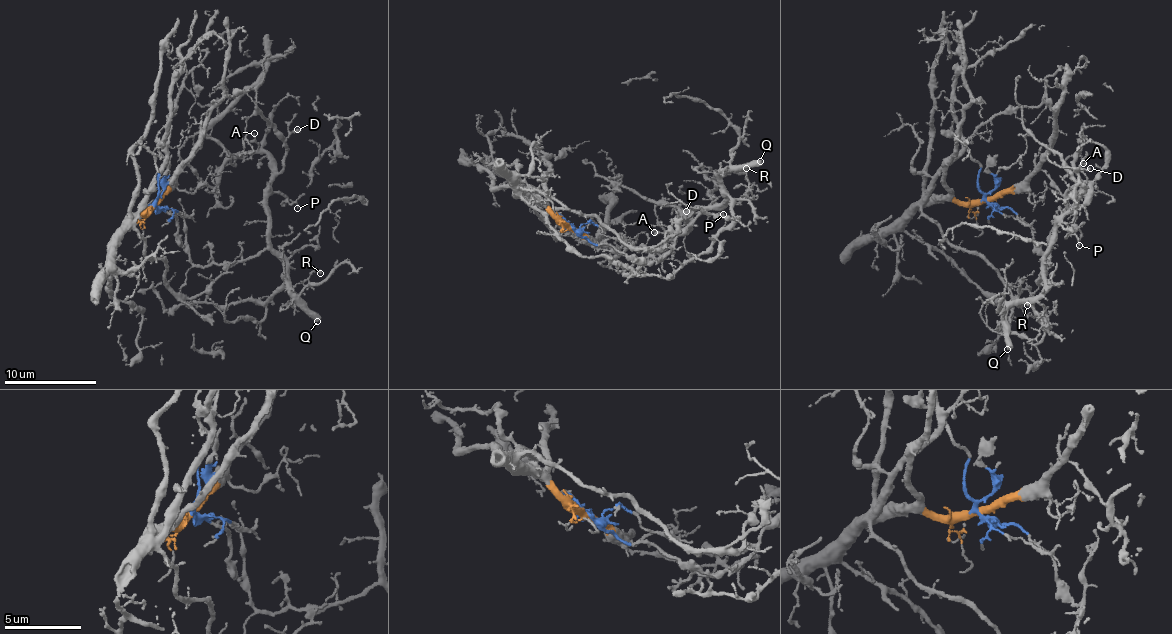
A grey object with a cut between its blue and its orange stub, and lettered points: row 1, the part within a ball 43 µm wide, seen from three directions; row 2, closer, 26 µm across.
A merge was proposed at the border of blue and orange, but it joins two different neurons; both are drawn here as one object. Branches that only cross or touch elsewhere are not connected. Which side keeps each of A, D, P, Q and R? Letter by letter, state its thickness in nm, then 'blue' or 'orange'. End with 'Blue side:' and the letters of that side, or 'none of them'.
A: 100 nm thick; blue
D: 140 nm thick; blue
P: 120 nm thick; blue
Q: 550 nm thick; blue
R: 180 nm thick; blue
Blue side: A, D, P, Q, R

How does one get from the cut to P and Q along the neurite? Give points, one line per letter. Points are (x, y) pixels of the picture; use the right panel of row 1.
P: (984, 200), (1009, 208), (1031, 229), (1046, 258), (1041, 282), (1053, 229), (1061, 223), (1071, 228), (1079, 246)
Q: (984, 200), (1009, 208), (1031, 229), (1046, 258), (1044, 288), (1008, 310), (1007, 349)

